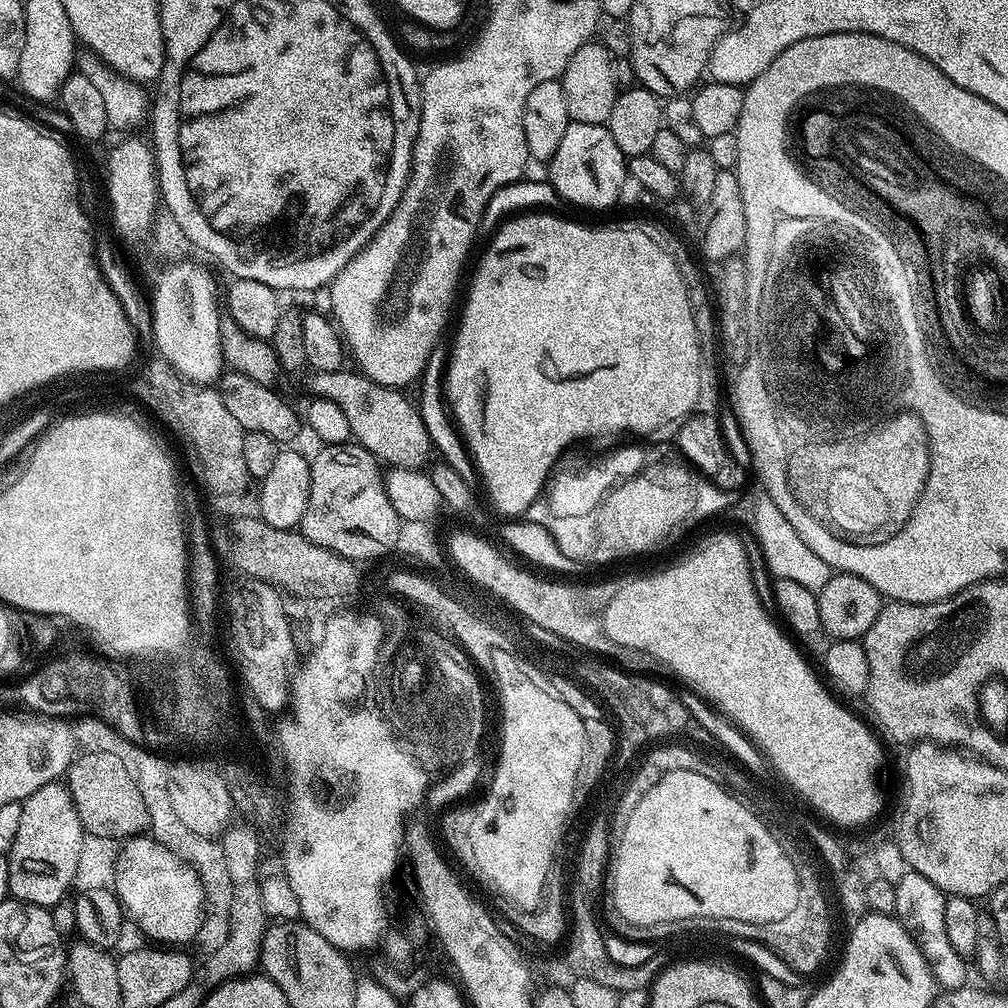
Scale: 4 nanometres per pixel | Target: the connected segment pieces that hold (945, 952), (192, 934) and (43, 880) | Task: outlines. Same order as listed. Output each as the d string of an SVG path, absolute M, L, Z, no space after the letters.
M911 870L902 874L902 878L895 886L894 915L922 950L939 987L944 990L965 987L969 983L970 964L965 956L954 950L954 942L950 942L949 936L946 935L946 893L938 886L934 886L930 878L922 878L922 874Z
M141 834L127 837L120 844L120 853L116 859L116 882L114 885L116 897L124 909L125 917L132 920L149 936L149 941L159 942L164 946L188 946L192 944L203 925L206 906L200 901L200 884L196 884L196 876L188 872L188 867L180 864L178 854L174 854L166 846L153 840L151 835Z
M63 783L47 784L34 794L30 794L22 802L22 818L18 838L14 838L14 846L7 853L10 862L10 890L11 899L21 900L34 906L51 909L53 904L59 904L65 899L69 891L73 891L78 874L78 853L82 851L82 842L86 833L82 822L78 818L78 810L74 806L72 796Z

